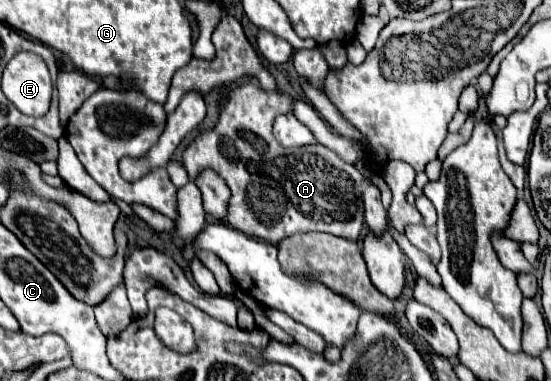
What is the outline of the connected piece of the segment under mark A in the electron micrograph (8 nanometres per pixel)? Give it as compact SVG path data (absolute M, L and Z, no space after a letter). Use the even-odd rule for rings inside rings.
M253 83L233 87L215 127L195 137L183 153L189 179L195 181L197 171L213 169L231 189L227 209L229 227L271 245L299 231L323 231L357 241L363 229L361 193L365 177L327 147L305 145L299 147L299 153L281 147L271 127L275 117L283 113L293 113L289 95L267 95ZM243 195L251 209L243 209Z

